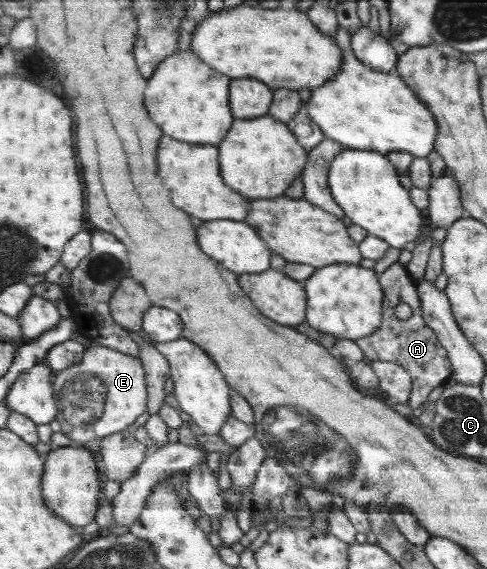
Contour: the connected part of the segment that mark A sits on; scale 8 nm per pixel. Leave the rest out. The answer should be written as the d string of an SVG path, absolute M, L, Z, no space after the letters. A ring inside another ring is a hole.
M383 275L379 276L379 284L383 289L383 308L382 319L379 330L375 334L359 338L354 342L359 346L364 359L367 362L384 361L396 363L401 366L410 376L412 388L408 399L408 405L411 409L421 407L421 402L427 400L429 392L441 387L443 380L452 374L449 360L447 360L447 351L443 344L439 342L439 336L423 322L421 316L421 306L419 306L419 297L413 280L411 282L385 282ZM398 304L410 304L412 315L407 320L399 319L395 316L395 307Z

